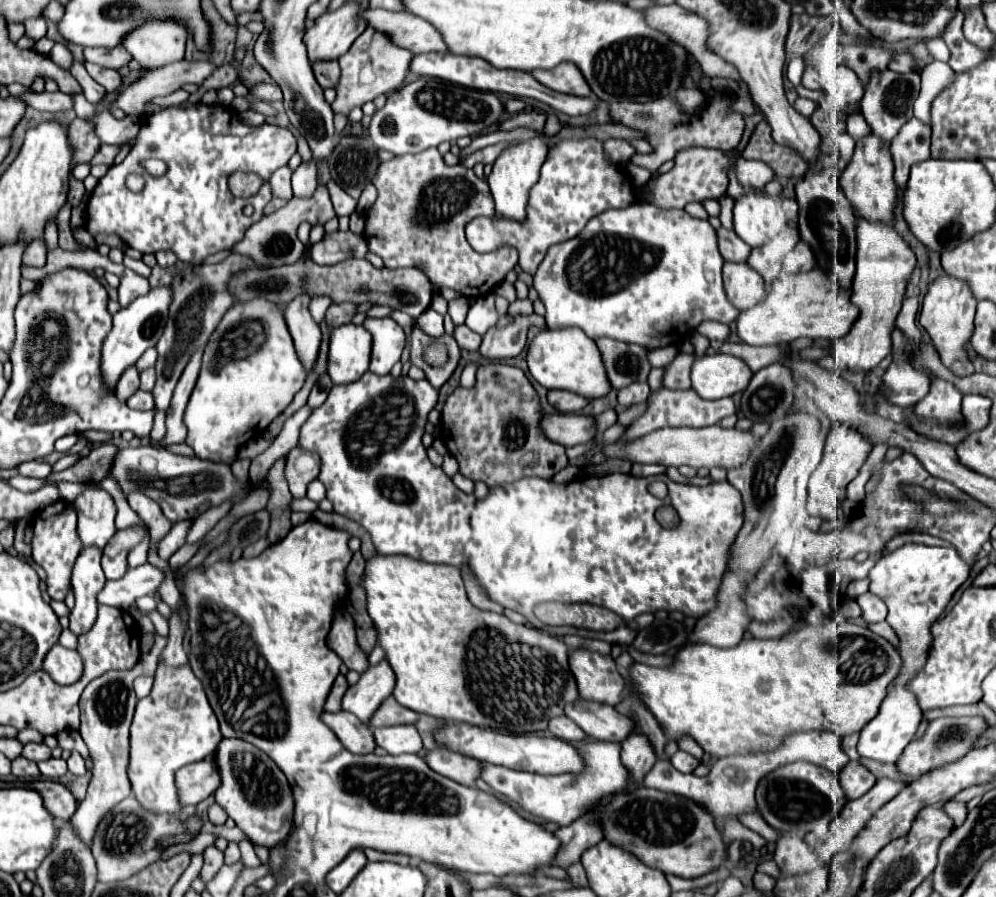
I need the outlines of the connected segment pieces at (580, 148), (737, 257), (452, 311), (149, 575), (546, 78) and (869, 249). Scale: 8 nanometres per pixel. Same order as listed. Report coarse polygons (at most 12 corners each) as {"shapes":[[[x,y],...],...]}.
{"shapes":[[[560,141],[528,219],[476,217],[476,251],[516,247],[534,275],[548,247],[634,189],[600,141]],[[718,229],[722,257],[744,263],[752,251],[734,231]],[[466,297],[448,301],[448,315],[454,325],[464,323],[468,307]],[[150,563],[106,581],[98,603],[128,609],[156,593],[164,571]],[[574,63],[552,71],[532,71],[546,87],[588,97],[586,79]],[[858,219],[852,303],[860,317],[832,342],[838,371],[870,371],[916,265],[888,223]]]}

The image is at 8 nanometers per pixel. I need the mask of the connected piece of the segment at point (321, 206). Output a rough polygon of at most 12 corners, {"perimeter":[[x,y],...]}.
{"perimeter":[[326,185],[254,223],[234,253],[278,267],[296,263],[296,229],[336,217]]}

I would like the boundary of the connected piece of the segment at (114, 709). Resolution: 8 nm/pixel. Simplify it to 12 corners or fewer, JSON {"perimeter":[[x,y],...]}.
{"perimeter":[[132,671],[92,679],[80,735],[92,755],[88,795],[70,823],[86,845],[102,815],[132,793]]}

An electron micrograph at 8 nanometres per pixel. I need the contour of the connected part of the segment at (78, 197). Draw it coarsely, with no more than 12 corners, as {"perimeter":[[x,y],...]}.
{"perimeter":[[70,173],[68,201],[72,207],[80,205],[84,183]]}

